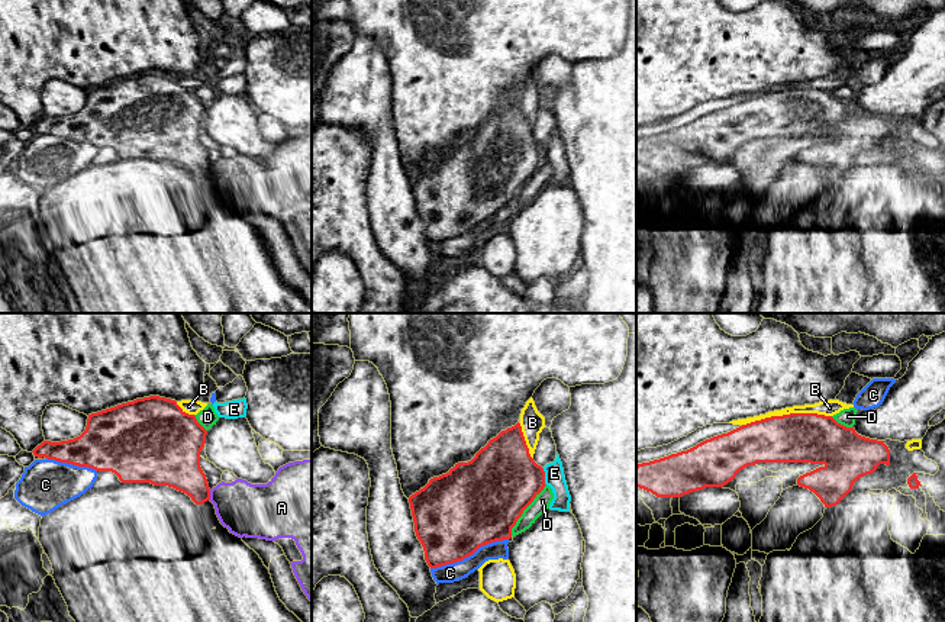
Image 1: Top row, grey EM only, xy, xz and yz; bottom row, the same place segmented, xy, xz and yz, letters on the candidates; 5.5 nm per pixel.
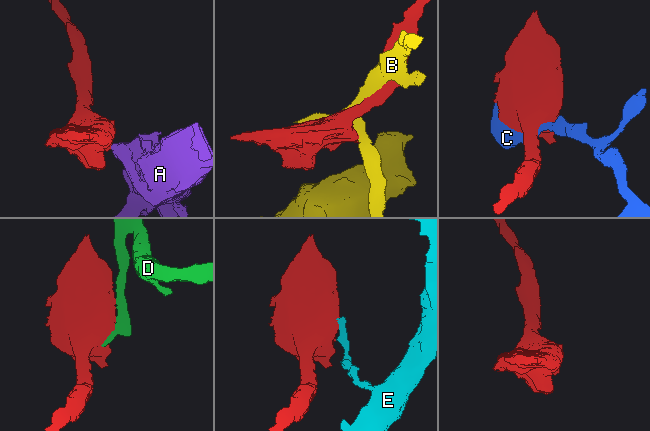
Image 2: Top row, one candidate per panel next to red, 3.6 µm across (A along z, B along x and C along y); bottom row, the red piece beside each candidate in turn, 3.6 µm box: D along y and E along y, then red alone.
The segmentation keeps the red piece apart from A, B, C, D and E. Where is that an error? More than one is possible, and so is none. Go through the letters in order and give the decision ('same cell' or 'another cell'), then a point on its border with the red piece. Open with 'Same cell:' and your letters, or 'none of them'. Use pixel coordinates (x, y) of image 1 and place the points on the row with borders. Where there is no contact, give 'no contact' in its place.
Same cell: none of them
A: another cell | xy (209, 495)
B: another cell | yz (786, 415)
C: another cell | xz (468, 556)
D: another cell | xz (523, 509)
E: another cell | xz (544, 477)

